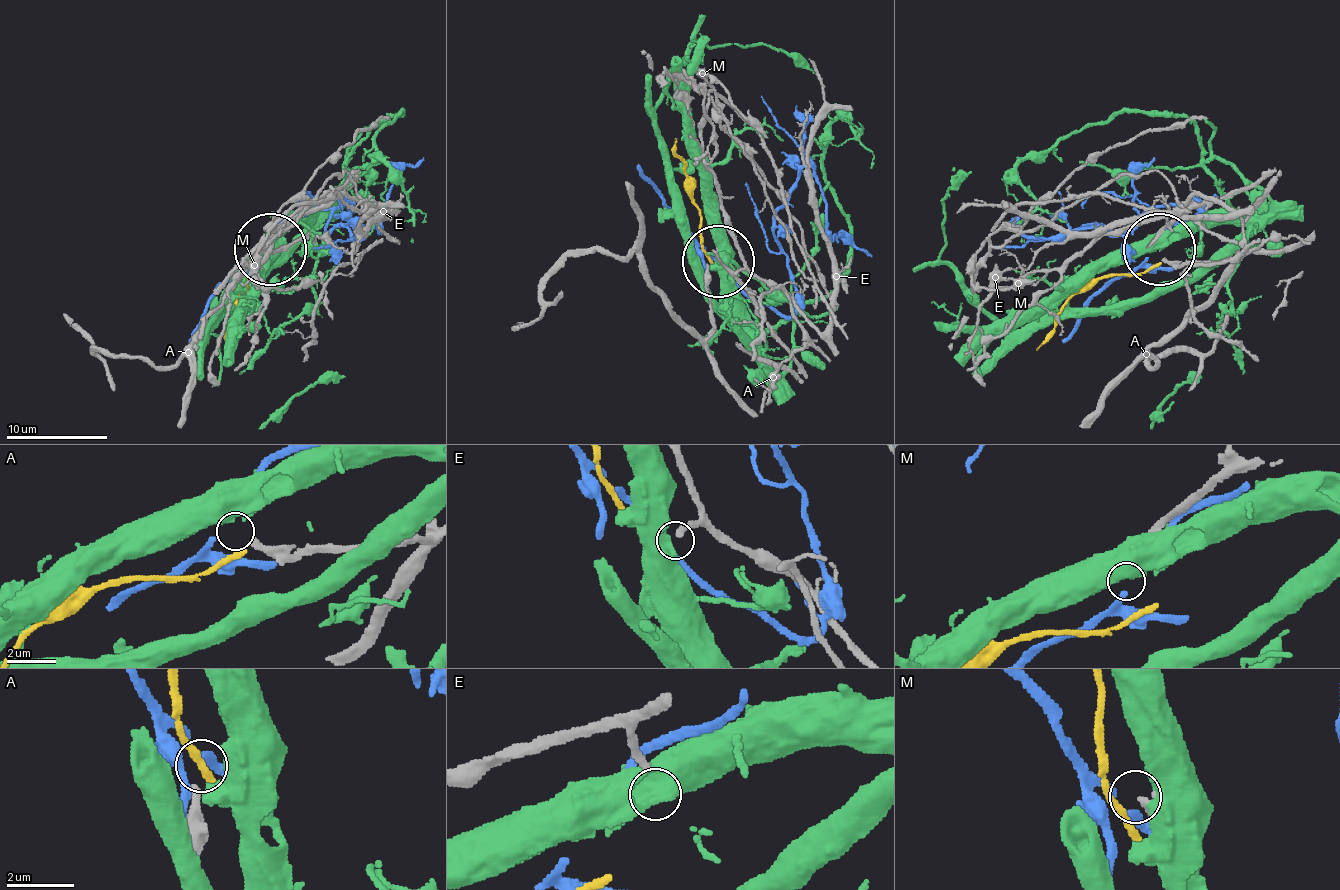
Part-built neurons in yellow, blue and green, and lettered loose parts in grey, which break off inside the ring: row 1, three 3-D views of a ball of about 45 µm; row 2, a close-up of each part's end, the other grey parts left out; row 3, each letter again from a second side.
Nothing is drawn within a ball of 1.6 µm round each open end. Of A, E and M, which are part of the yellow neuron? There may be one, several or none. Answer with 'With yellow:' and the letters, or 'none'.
With yellow: none

